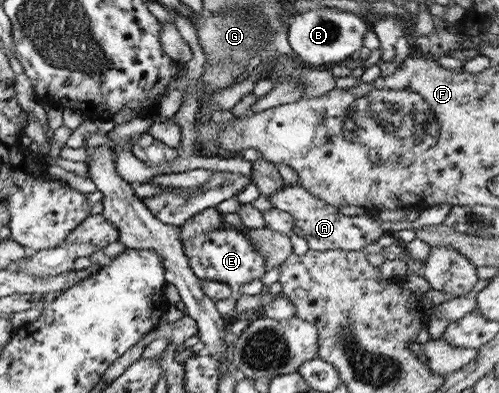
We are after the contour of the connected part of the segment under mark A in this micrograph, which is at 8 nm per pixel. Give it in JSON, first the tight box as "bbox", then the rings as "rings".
{"bbox":[268,184,382,251],"rings":[[[283,184],[278,192],[268,197],[271,209],[289,213],[294,219],[293,231],[304,237],[309,250],[326,251],[329,249],[344,251],[360,251],[366,245],[376,242],[382,236],[379,222],[368,214],[346,216],[338,212],[337,208],[325,201],[314,197],[301,186]]]}

